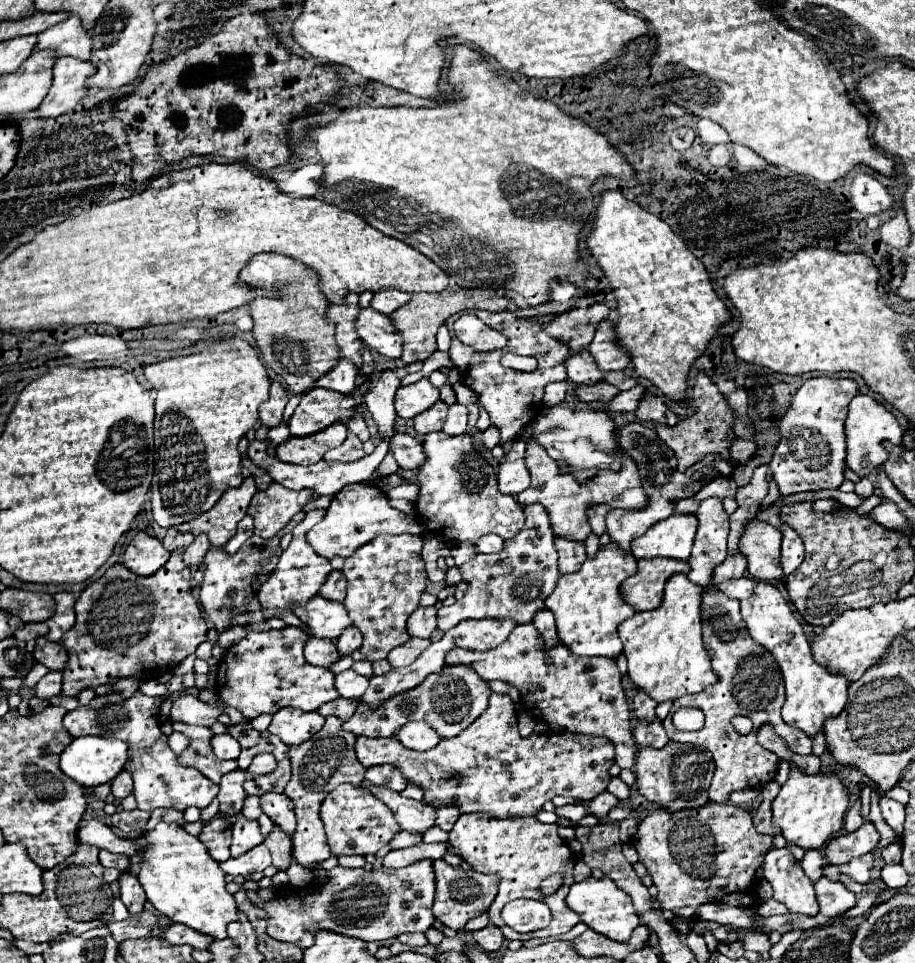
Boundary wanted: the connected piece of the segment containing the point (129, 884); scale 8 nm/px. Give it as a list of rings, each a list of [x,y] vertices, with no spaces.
[[[124,873],[120,877],[120,899],[122,903],[128,907],[130,915],[140,915],[144,911],[144,903],[146,903],[146,895],[142,885],[138,883],[138,879],[132,873]]]

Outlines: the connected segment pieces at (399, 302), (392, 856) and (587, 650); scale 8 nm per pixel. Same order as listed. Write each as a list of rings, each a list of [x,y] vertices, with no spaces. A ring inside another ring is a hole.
[[[396,289],[378,291],[378,293],[374,293],[372,309],[376,309],[382,315],[392,315],[392,311],[396,311],[396,307],[402,307],[410,299],[412,299],[412,295],[404,293],[404,291],[396,291]]]
[[[420,843],[408,849],[400,849],[400,851],[392,851],[384,857],[384,865],[386,867],[406,867],[412,865],[416,861],[422,859],[442,859],[442,855],[446,853],[448,845],[446,843]]]
[[[608,543],[596,557],[586,559],[582,569],[570,575],[562,575],[556,589],[544,601],[546,609],[554,613],[558,639],[578,657],[610,657],[616,659],[622,653],[622,643],[616,627],[632,617],[636,609],[622,599],[620,585],[624,579],[636,573],[636,557],[630,557],[616,543]]]

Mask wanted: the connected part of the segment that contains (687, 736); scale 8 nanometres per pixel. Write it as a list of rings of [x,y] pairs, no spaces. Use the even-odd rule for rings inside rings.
[[[702,597],[702,623],[704,623],[704,647],[710,653],[712,659],[712,669],[718,677],[718,681],[710,687],[706,687],[702,693],[696,695],[686,695],[680,697],[672,703],[670,715],[664,721],[664,729],[670,737],[670,741],[682,741],[682,743],[692,743],[708,749],[714,755],[716,761],[716,773],[714,773],[714,785],[710,789],[710,801],[714,803],[726,803],[728,795],[736,789],[760,789],[764,783],[772,781],[776,771],[778,771],[778,757],[758,745],[756,735],[760,725],[772,725],[772,727],[782,727],[782,741],[788,745],[790,751],[800,753],[800,755],[810,755],[812,753],[812,739],[808,739],[800,729],[786,725],[780,717],[780,709],[784,703],[784,681],[782,681],[782,671],[772,659],[772,655],[760,647],[746,629],[746,623],[740,613],[728,613],[732,611],[730,603],[724,601],[724,597]],[[680,707],[698,707],[706,715],[706,725],[700,731],[688,733],[688,731],[678,731],[672,725],[672,715]],[[734,715],[746,715],[752,719],[754,729],[750,735],[740,735],[734,731],[730,725],[730,719]]]

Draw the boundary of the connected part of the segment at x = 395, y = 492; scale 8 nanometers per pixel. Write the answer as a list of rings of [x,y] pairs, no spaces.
[[[402,483],[402,485],[398,485],[398,487],[394,487],[394,489],[390,489],[388,491],[388,497],[390,499],[396,499],[396,497],[404,497],[404,499],[408,499],[408,501],[416,501],[416,495],[418,495],[418,487],[414,485],[414,483]]]

